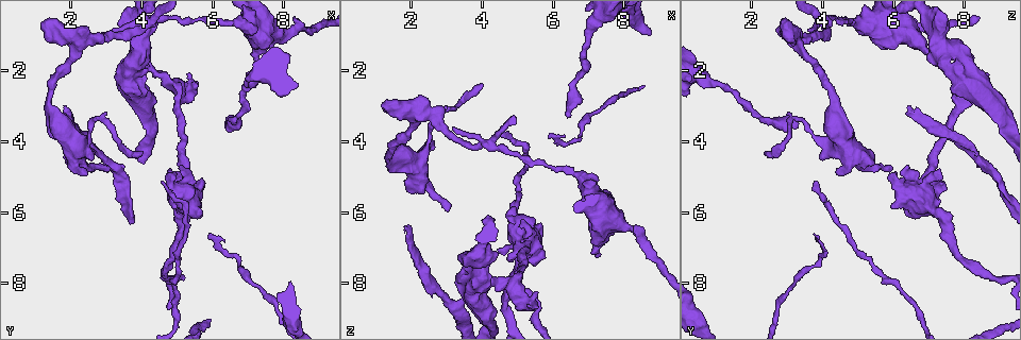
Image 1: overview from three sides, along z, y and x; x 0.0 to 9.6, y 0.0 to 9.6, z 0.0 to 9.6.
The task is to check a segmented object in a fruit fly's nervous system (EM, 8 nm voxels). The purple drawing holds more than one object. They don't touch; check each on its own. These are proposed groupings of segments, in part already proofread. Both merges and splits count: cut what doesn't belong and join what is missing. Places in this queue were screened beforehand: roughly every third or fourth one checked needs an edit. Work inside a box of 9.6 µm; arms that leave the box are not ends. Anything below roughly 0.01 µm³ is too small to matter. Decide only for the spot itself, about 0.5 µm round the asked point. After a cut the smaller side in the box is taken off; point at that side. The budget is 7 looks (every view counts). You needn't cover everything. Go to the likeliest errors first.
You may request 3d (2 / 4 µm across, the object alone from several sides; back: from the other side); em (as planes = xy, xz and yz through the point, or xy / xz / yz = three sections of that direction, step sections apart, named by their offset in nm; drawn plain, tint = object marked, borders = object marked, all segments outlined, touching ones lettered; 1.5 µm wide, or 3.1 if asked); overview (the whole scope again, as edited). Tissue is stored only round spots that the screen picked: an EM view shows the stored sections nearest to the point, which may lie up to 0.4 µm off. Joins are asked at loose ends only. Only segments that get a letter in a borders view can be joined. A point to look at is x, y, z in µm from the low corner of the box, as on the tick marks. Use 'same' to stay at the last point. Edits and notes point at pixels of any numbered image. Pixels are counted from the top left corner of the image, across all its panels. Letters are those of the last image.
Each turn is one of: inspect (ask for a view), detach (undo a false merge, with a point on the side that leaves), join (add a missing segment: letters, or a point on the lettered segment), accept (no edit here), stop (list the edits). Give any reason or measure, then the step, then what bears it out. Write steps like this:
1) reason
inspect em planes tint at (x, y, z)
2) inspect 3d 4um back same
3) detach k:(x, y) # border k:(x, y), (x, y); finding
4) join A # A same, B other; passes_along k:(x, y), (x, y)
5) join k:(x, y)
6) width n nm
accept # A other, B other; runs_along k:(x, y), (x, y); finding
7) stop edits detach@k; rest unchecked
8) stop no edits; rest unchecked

end of a long branch
inspect em planes borders at (1.75, 2.95, 6.35)

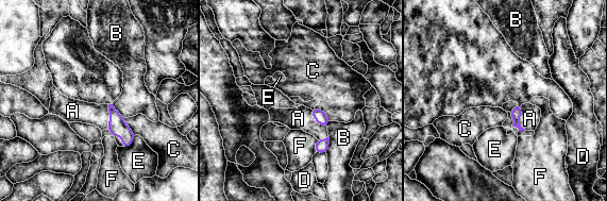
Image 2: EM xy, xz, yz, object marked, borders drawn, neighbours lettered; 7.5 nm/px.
join A # A same, B other, C other, D other, E other, F other; passes_along 2:(516, 112), (519, 117), (529, 118); the neuron continues

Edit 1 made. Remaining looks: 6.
inspect overview

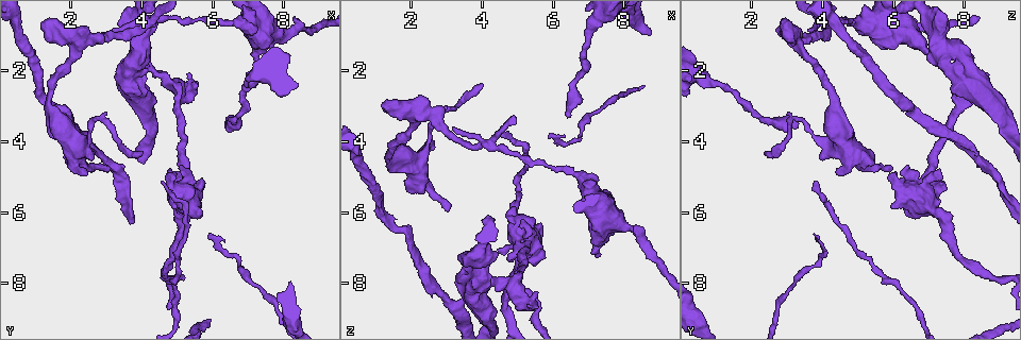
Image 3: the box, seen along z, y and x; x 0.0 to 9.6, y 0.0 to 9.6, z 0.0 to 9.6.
thin neck
inspect em yz step 8 borders at (4.25, 0.55, 4.05)

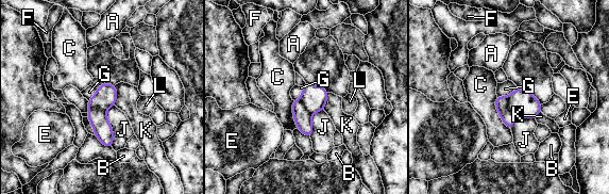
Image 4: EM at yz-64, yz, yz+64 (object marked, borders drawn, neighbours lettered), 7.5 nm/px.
width 200 nm
detach 4:(502, 102) # A other, B other, C other, E other, F other, G other, J other, K other, L other; border 4:(506, 97), (508, 109), (516, 117); a second neuron is stuck on

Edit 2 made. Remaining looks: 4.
stop edits join@2, detach@4; rest unchecked

